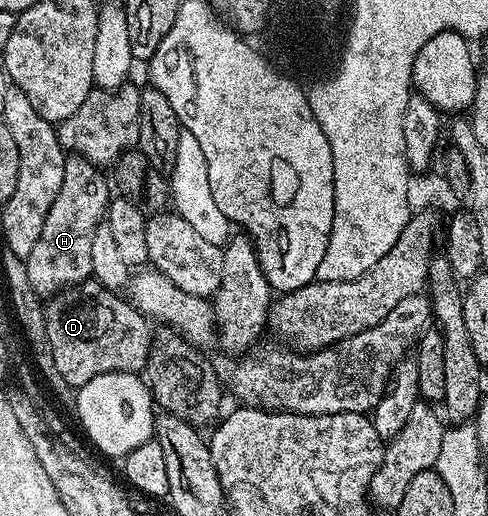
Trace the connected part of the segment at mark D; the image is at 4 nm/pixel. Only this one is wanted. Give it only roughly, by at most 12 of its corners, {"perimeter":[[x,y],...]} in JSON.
{"perimeter":[[89,280],[44,307],[55,366],[73,388],[143,371],[149,319]]}

